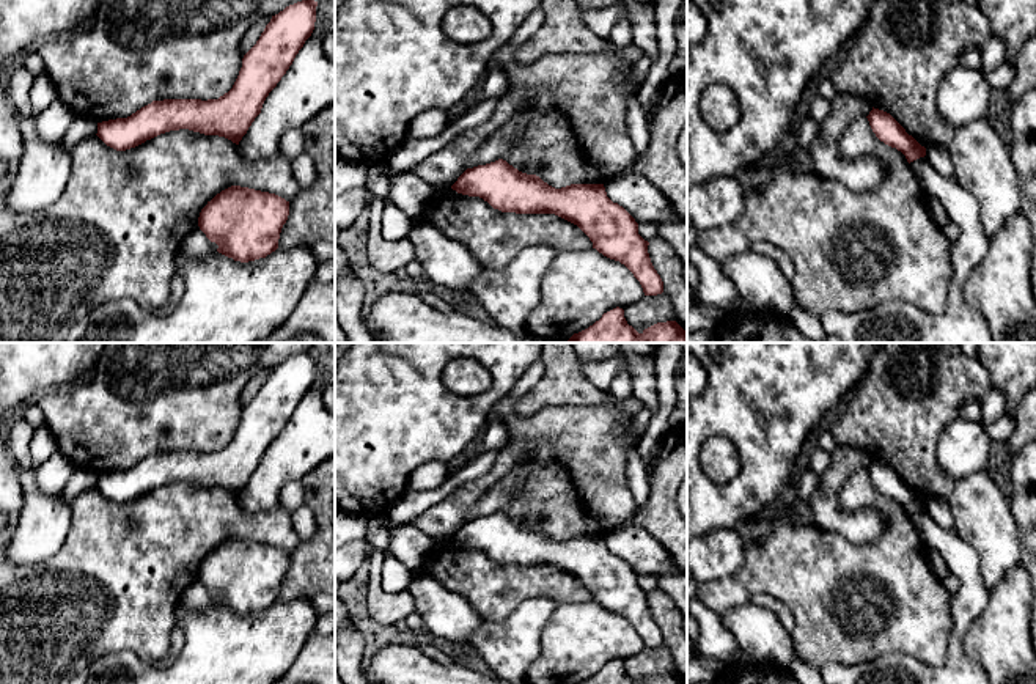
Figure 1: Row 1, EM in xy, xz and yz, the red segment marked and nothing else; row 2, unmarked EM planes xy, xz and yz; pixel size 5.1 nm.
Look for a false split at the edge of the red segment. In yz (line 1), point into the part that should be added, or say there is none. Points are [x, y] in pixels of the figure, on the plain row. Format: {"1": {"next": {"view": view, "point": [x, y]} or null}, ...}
{"1": {"next": null}}

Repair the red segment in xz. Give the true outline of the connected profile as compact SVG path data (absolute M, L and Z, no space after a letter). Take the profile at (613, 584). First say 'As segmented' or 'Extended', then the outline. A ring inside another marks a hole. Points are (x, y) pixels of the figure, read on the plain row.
As segmented. M498 511L486 517L467 520L451 541L462 547L479 549L501 564L555 566L577 577L599 605L624 616L640 634L645 648L663 645L663 634L648 605L649 594L638 587L635 571L607 549L604 536L571 536L555 541L539 528L522 525L506 513Z

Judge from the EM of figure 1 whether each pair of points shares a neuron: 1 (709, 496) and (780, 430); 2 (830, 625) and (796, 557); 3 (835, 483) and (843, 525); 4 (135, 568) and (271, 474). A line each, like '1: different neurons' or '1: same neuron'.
1: same neuron
2: same neuron
3: same neuron
4: different neurons

